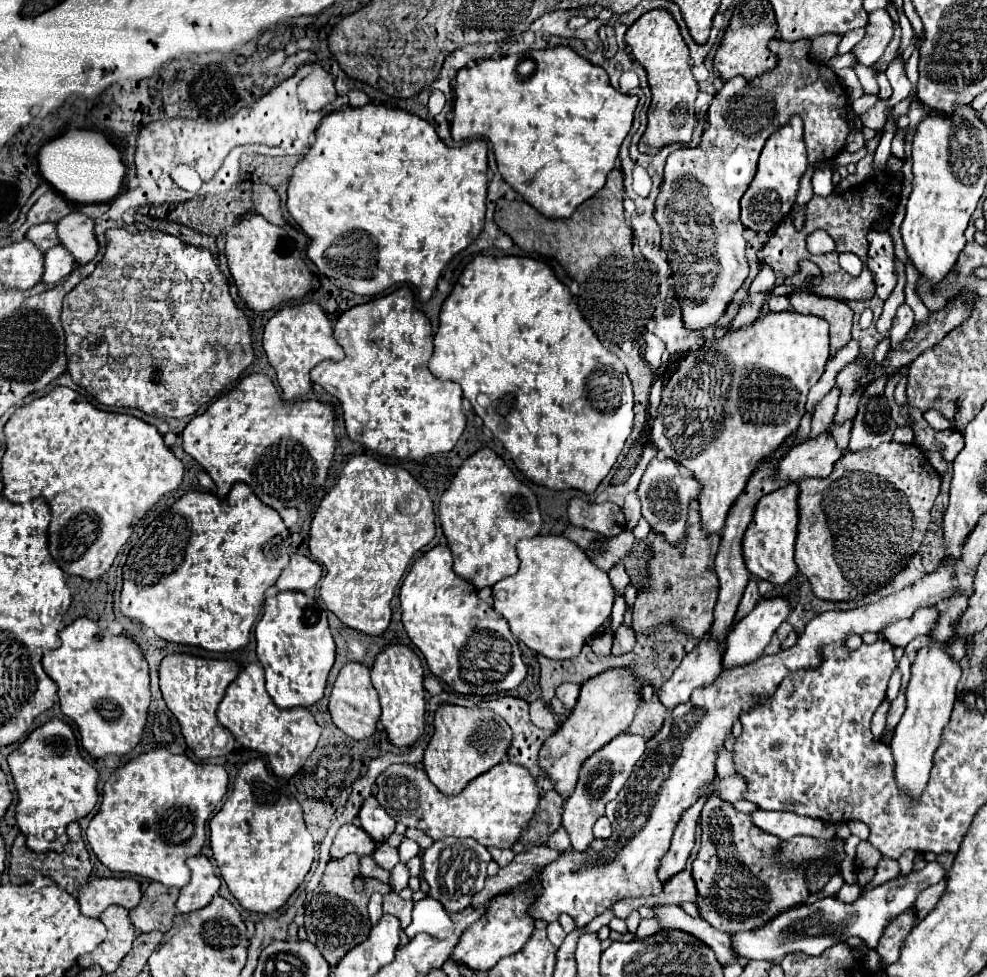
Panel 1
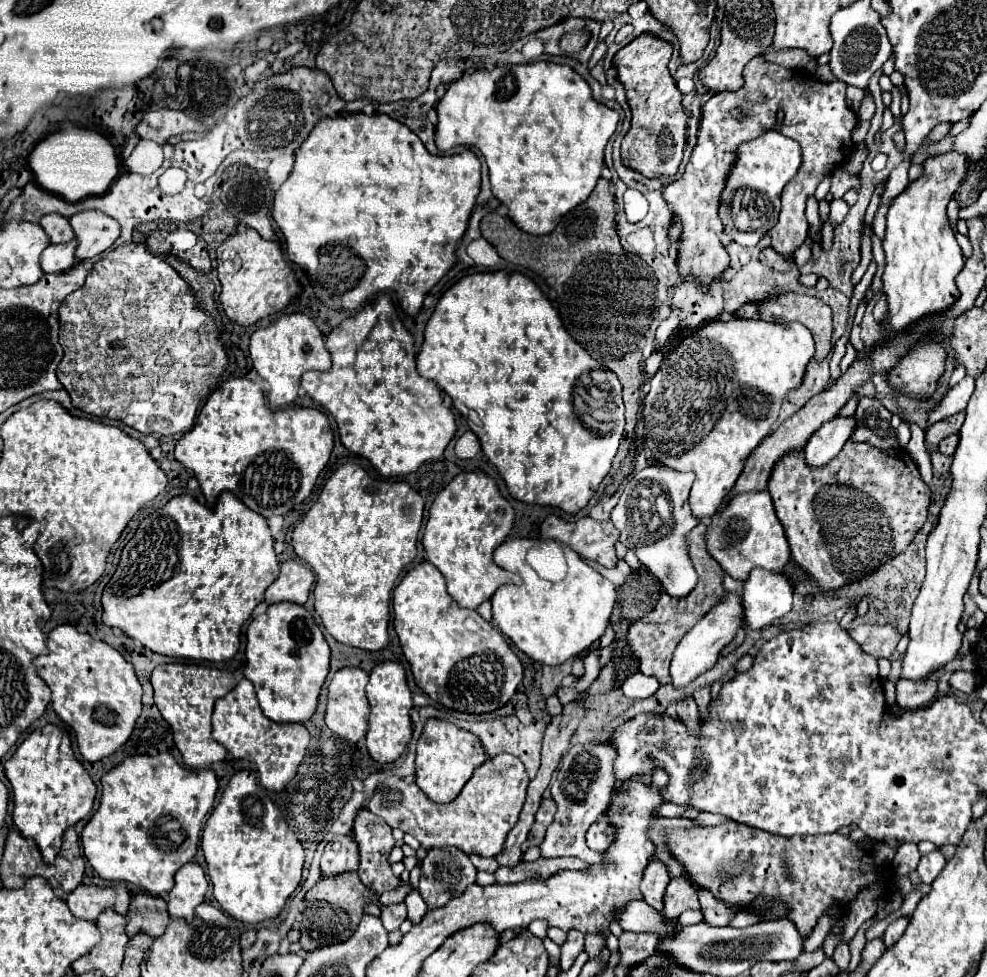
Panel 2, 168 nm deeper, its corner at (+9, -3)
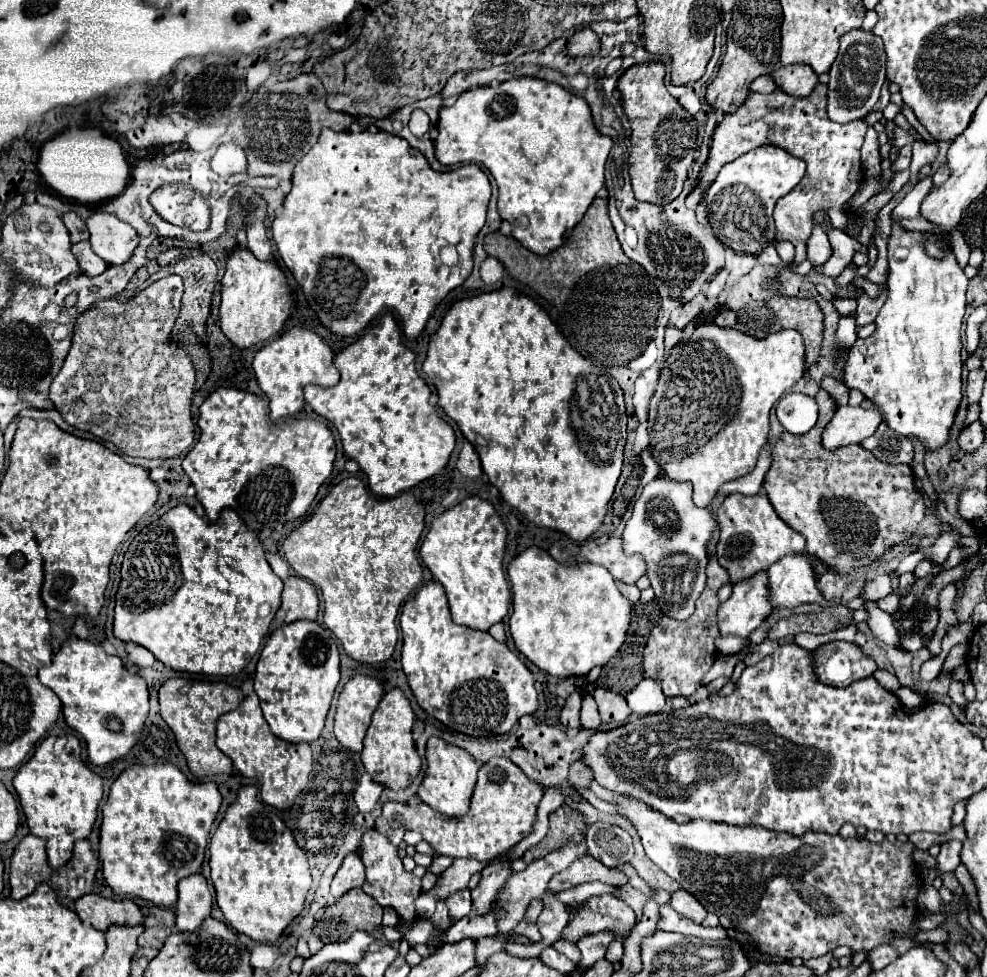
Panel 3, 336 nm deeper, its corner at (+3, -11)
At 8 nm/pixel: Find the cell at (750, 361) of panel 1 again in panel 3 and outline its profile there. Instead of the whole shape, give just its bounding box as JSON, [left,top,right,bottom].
[648,324,806,508]

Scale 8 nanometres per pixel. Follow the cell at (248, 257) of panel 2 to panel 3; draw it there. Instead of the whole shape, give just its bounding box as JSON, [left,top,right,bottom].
[220,248,292,348]

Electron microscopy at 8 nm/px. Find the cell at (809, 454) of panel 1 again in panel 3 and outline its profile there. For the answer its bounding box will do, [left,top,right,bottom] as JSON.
[822,406,882,450]

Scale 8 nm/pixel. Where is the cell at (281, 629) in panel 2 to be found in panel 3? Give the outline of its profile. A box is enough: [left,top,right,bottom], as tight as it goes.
[254,620,340,744]

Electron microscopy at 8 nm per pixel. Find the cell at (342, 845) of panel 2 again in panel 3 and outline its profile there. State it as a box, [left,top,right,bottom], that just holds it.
[332,854,364,898]

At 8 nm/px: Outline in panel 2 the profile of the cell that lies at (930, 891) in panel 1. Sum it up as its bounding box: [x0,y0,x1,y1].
[884,916,908,948]

